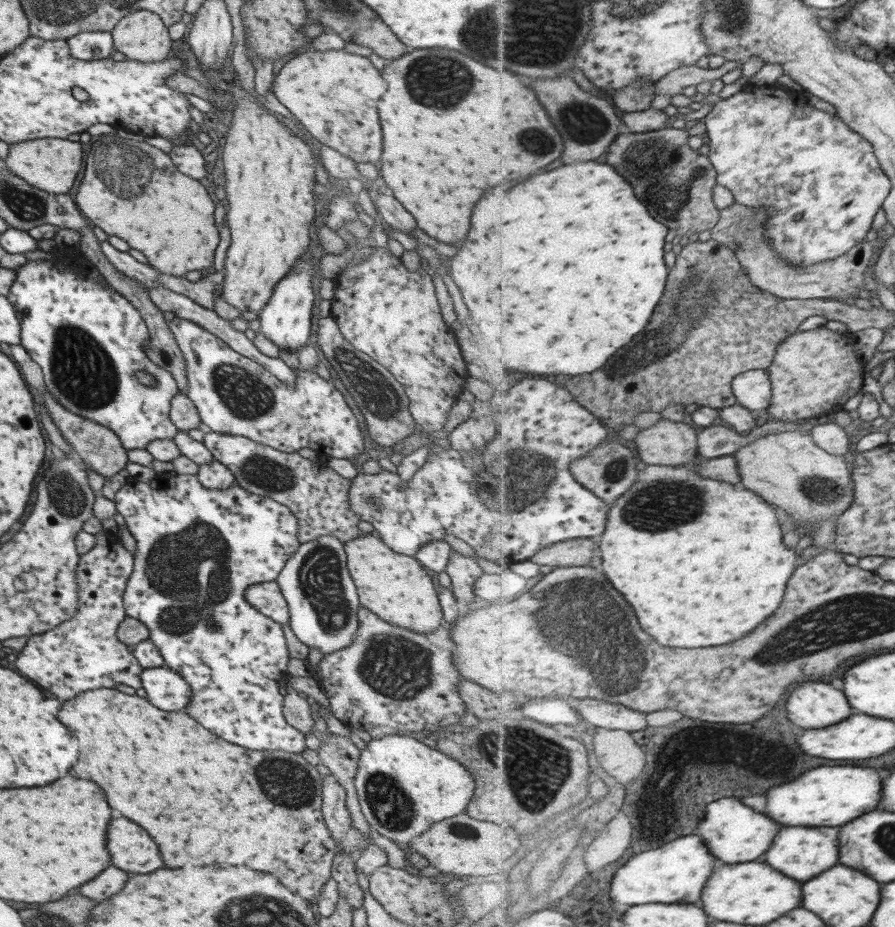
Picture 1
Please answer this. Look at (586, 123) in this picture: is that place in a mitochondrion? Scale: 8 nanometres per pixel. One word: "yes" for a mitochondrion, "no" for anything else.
yes

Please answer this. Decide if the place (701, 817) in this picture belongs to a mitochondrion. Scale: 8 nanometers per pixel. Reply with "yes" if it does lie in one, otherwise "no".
no

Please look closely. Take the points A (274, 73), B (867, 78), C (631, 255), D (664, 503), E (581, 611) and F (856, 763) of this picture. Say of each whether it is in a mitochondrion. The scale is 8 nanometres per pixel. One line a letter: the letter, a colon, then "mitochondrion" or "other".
A: other
B: other
C: other
D: mitochondrion
E: mitochondrion
F: other

